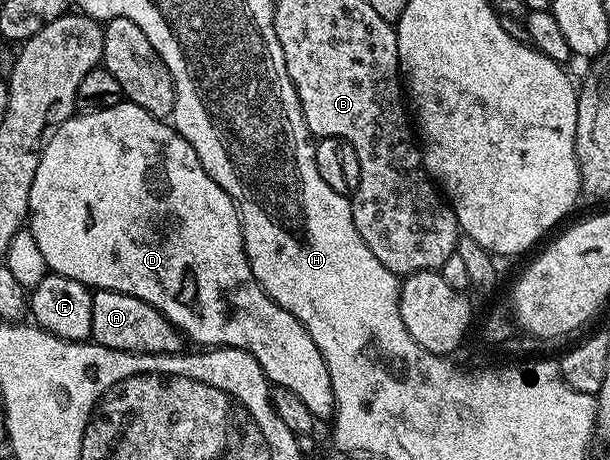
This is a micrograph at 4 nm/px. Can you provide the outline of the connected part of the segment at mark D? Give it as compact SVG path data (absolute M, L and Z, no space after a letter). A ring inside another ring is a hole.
M126 99L101 111L76 112L65 123L61 123L61 127L55 129L43 149L37 175L33 175L33 187L29 191L27 215L33 239L37 239L37 247L41 247L41 255L45 255L45 263L50 272L60 273L69 279L77 279L92 290L117 291L149 303L157 311L161 311L161 315L165 315L165 319L169 319L169 323L184 334L188 342L196 341L199 344L196 346L243 349L246 353L252 353L267 376L268 382L272 386L280 385L293 391L293 394L309 407L309 411L316 419L330 418L334 414L337 406L333 395L333 383L329 379L329 367L325 367L325 359L317 343L313 343L313 339L305 332L303 324L296 317L288 315L259 286L259 281L251 270L251 261L245 255L243 229L239 225L239 210L235 208L235 200L211 178L205 167L201 167L197 151L193 151L191 144L177 132L174 124L149 115L149 111L137 107Z

